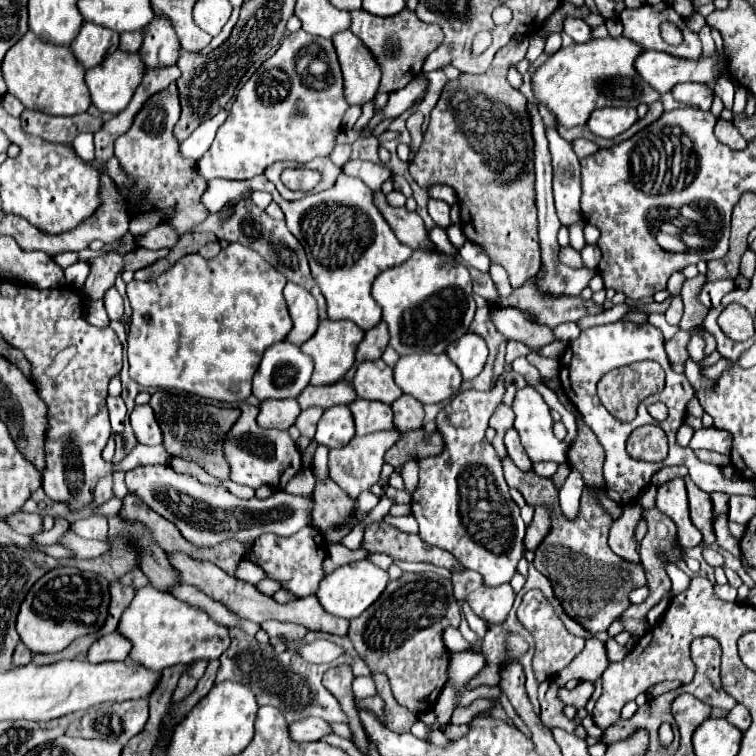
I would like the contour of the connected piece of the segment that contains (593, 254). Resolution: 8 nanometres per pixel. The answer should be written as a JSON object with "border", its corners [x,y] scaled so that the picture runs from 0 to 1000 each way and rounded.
{"border":[[[776,323],[771,331],[769,331],[769,339],[771,339],[771,349],[782,357],[790,354],[792,344],[795,344],[795,331],[790,323]]]}

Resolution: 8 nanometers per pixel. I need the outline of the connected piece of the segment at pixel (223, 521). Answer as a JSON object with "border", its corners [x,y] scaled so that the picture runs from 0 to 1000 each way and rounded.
{"border":[[[184,616],[168,624],[165,638],[173,653],[187,656],[197,672],[208,680],[226,688],[245,714],[255,717],[258,722],[282,722],[292,714],[319,714],[332,720],[340,709],[351,704],[361,704],[366,709],[385,709],[406,696],[406,685],[414,675],[414,661],[385,656],[374,648],[364,651],[353,661],[343,659],[313,659],[300,646],[276,646],[255,630],[239,630],[229,624],[224,616]]]}

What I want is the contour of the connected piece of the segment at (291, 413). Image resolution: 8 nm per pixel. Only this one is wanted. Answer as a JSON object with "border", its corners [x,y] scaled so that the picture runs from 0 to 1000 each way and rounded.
{"border":[[[351,529],[345,532],[340,558],[345,566],[382,569],[390,561],[396,548],[398,548],[398,540],[393,529]]]}

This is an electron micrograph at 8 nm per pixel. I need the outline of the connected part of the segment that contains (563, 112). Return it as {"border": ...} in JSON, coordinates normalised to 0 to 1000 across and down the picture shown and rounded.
{"border":[[[798,50],[779,53],[774,58],[755,58],[737,66],[705,101],[705,119],[716,138],[739,159],[739,164],[758,169],[779,159],[782,148],[800,140],[829,140],[843,143],[845,138],[864,138],[872,132],[872,122],[864,119],[840,93],[840,79],[851,63],[827,50]]]}

